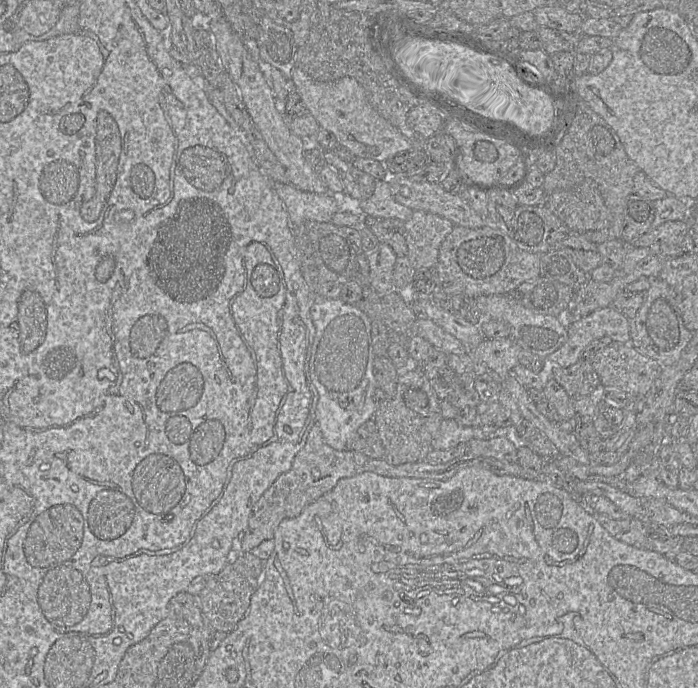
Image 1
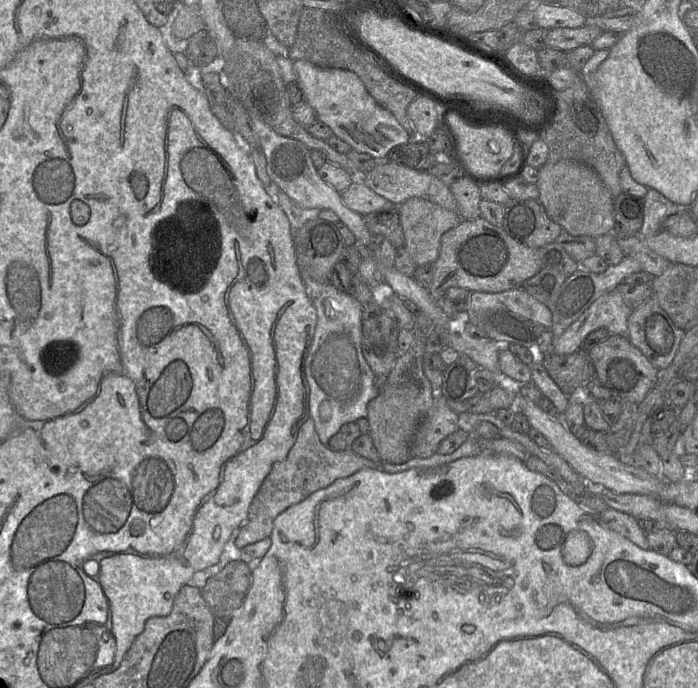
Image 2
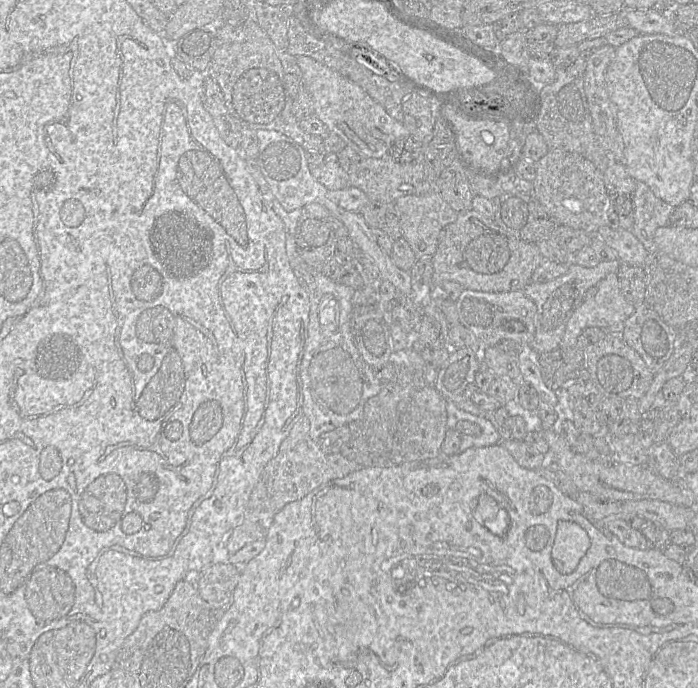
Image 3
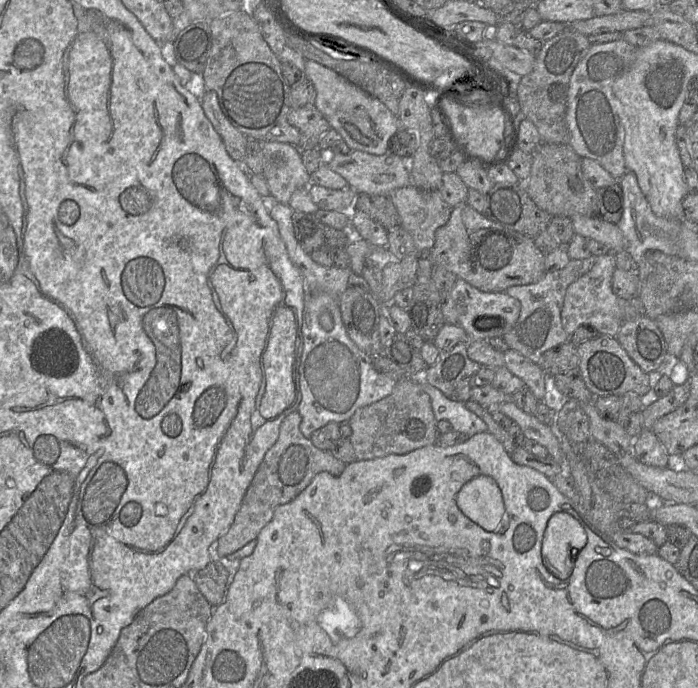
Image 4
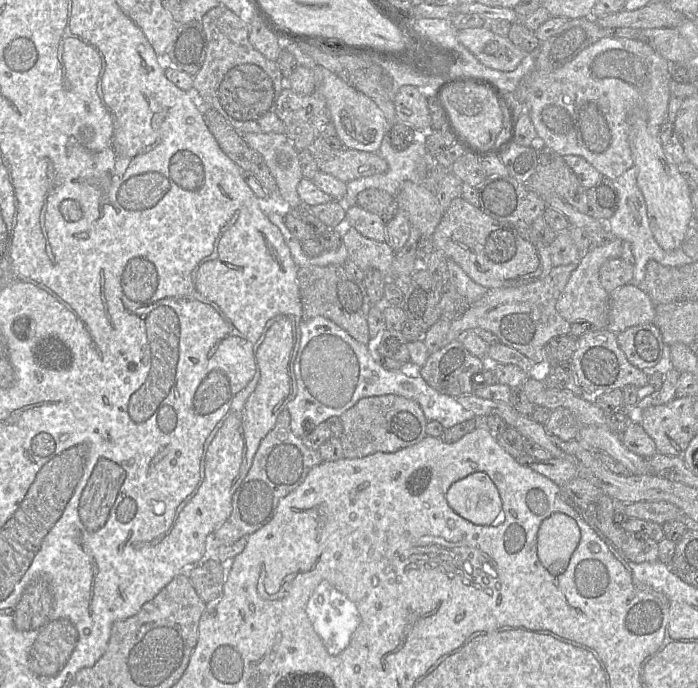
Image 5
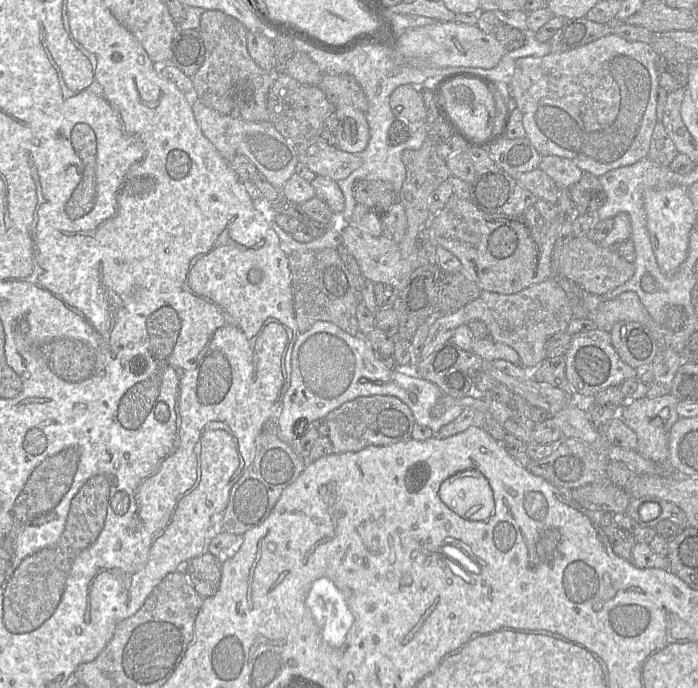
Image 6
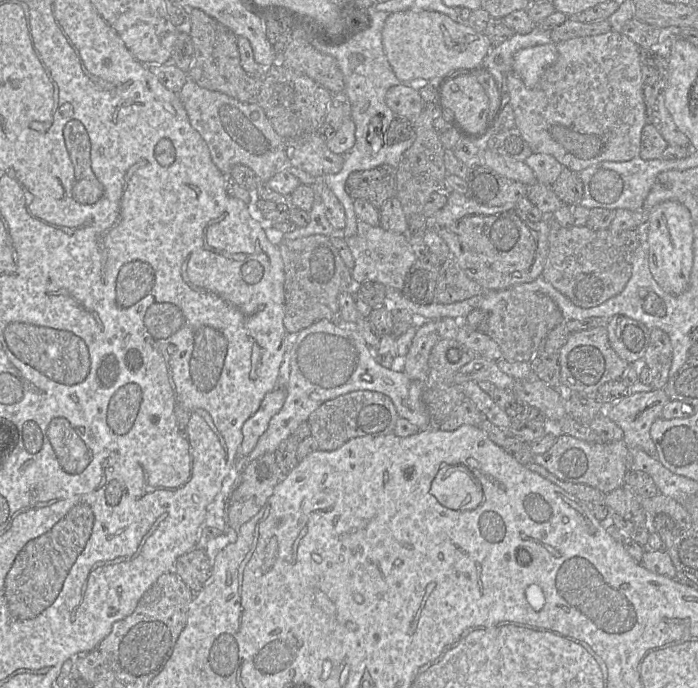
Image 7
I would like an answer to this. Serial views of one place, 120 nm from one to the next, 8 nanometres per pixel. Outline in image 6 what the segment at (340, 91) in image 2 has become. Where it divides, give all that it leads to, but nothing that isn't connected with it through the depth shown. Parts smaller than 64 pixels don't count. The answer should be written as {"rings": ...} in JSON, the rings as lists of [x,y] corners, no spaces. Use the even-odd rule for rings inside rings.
{"rings":[[[349,105],[334,107],[334,111],[338,119],[336,147],[344,152],[361,154],[370,138],[365,112]]]}

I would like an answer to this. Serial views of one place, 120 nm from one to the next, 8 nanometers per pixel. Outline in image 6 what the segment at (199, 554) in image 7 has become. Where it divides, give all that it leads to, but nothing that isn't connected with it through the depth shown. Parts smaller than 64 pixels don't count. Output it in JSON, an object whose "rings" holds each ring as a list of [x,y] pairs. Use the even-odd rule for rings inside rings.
{"rings":[[[210,552],[189,560],[182,568],[194,589],[204,599],[214,596],[220,586],[222,563]]]}

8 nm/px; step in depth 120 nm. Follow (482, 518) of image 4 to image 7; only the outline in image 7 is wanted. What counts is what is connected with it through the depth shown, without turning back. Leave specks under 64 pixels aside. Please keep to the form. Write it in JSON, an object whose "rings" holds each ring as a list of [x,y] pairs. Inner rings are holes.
{"rings":[[[465,467],[440,469],[430,489],[441,505],[455,511],[473,510],[483,500],[480,482]]]}

